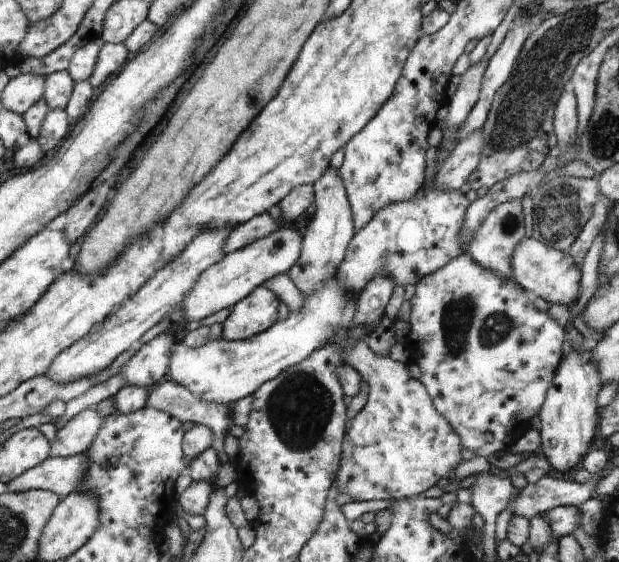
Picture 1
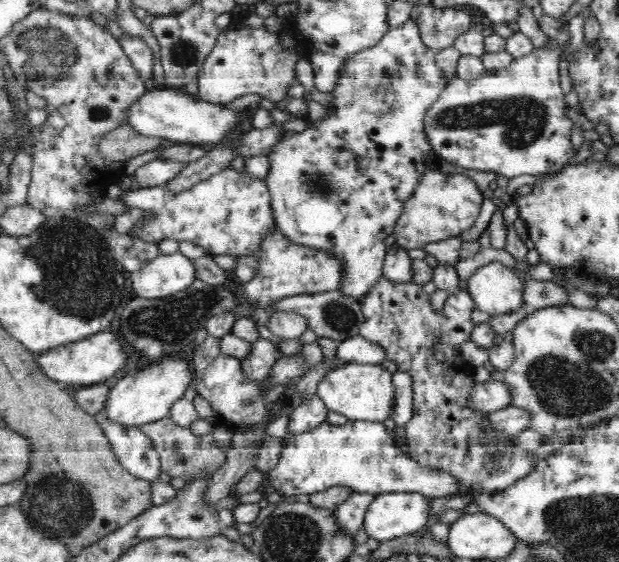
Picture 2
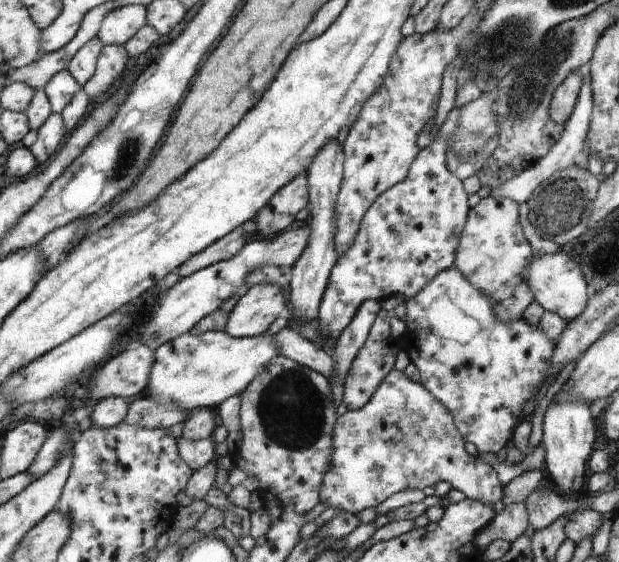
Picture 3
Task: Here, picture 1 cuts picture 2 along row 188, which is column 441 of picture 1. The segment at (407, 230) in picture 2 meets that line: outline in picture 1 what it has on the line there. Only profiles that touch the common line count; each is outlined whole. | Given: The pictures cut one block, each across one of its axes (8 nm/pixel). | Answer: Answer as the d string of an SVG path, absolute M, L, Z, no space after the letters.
M351 328L334 333L326 345L341 347L343 362L356 369L356 372L369 384L369 393L364 408L348 420L345 440L341 444L341 462L333 486L348 494L352 500L399 500L422 494L454 471L460 464L462 439L450 422L438 412L430 394L420 379L408 375L408 364L388 357L379 357L369 349L364 339L353 339Z

